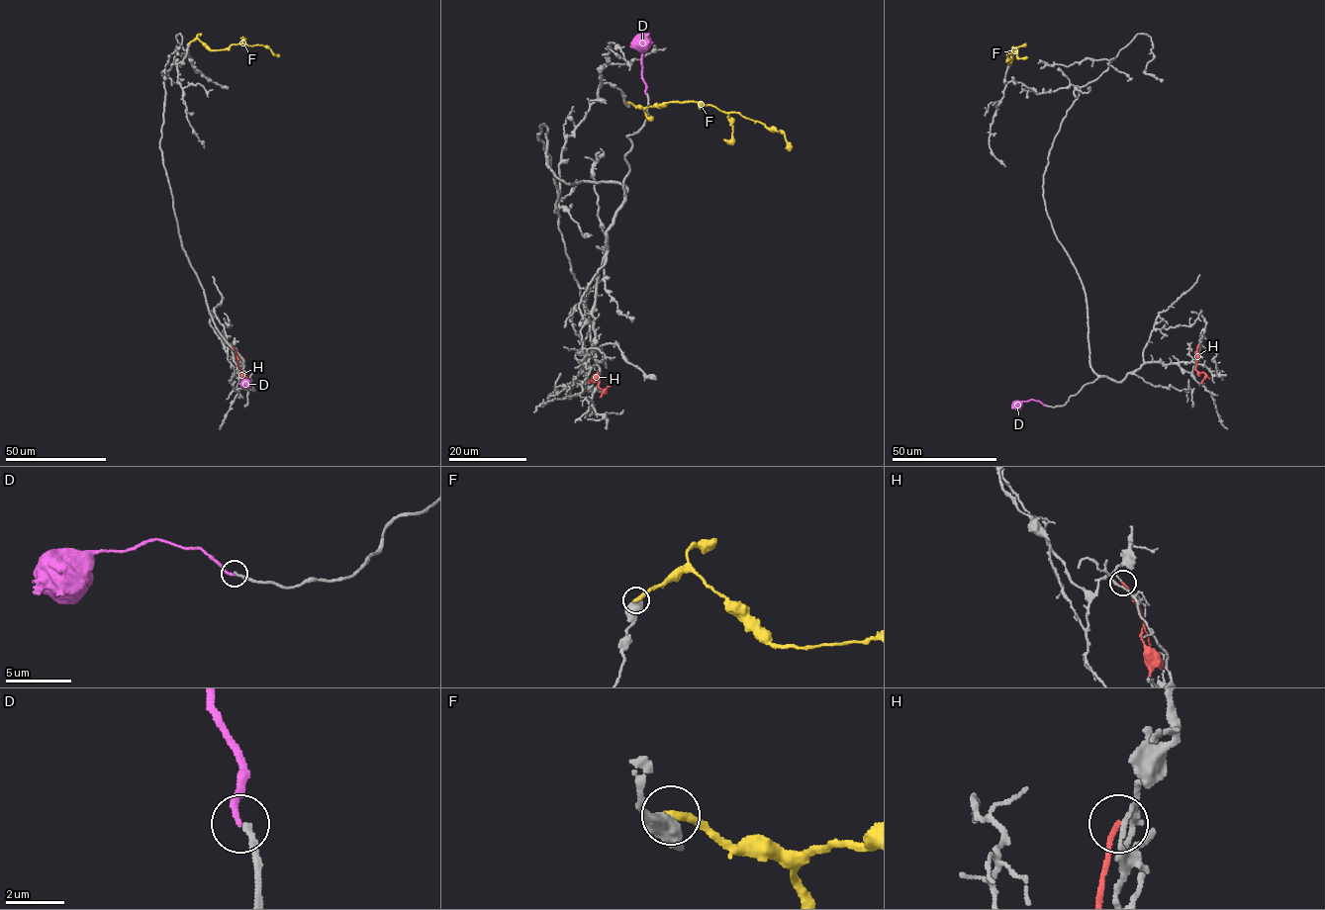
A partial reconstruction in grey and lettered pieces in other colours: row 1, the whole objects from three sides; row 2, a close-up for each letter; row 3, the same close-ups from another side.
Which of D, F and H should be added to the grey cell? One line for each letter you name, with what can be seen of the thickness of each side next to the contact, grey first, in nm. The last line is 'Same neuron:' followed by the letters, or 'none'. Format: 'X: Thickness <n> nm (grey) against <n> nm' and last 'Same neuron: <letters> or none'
D: Thickness 200 nm (grey) against 190 nm
Same neuron: D

